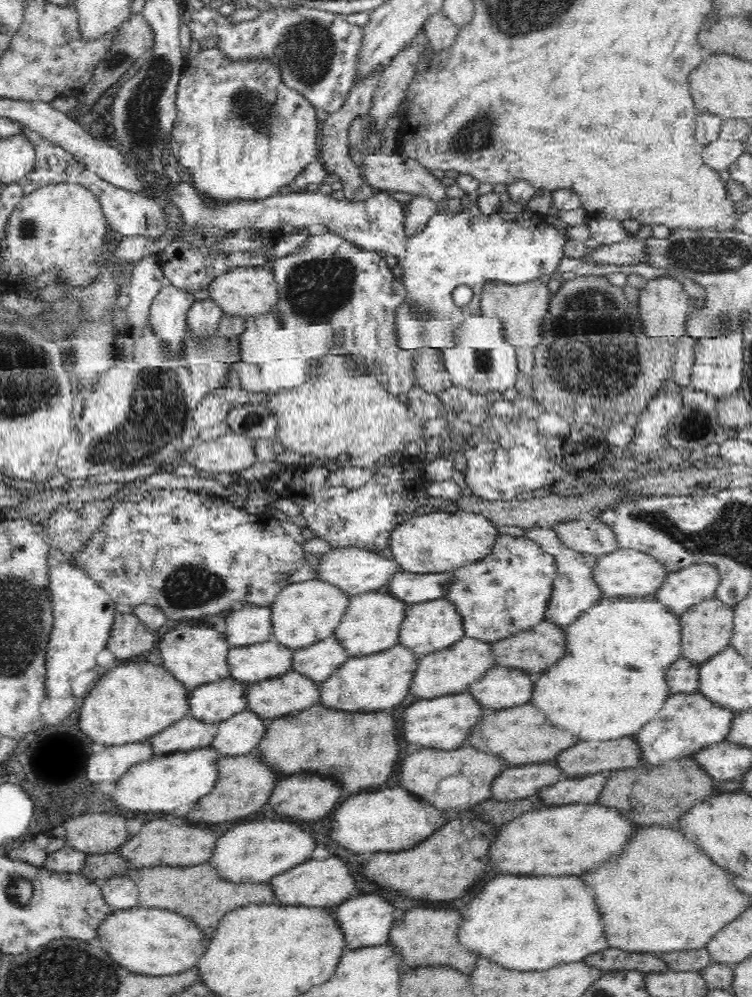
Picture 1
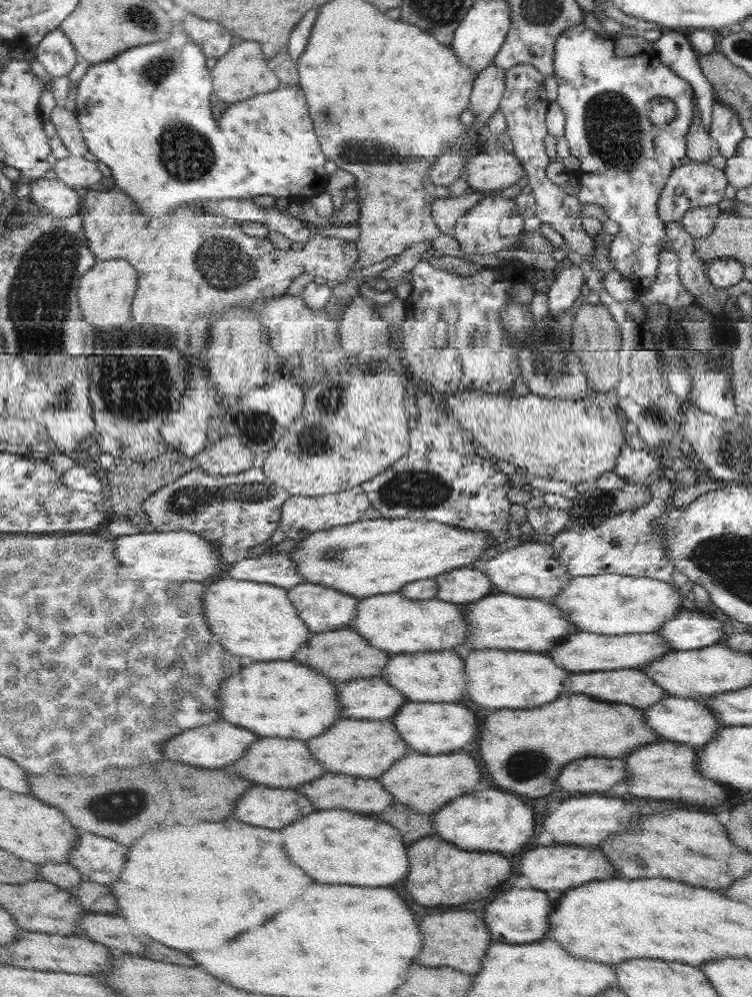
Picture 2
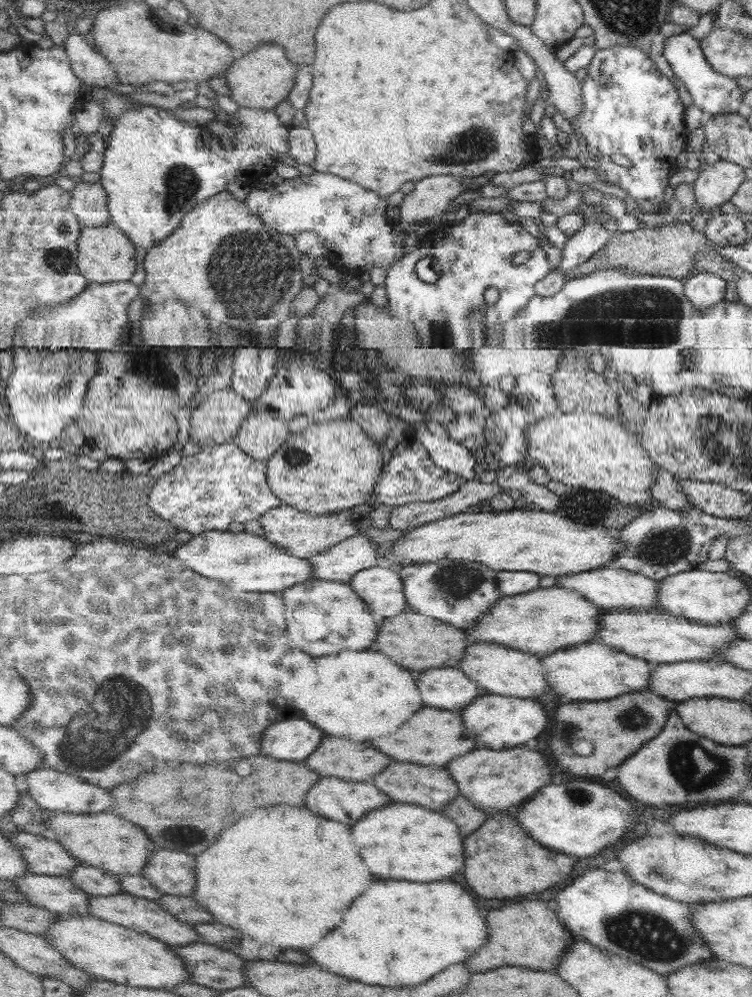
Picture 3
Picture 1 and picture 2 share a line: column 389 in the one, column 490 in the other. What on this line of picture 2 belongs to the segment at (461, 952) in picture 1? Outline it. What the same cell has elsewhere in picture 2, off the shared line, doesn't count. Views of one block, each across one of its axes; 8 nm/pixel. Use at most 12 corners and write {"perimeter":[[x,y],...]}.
{"perimeter":[[444,912],[420,924],[418,964],[470,976],[494,938],[483,914]]}

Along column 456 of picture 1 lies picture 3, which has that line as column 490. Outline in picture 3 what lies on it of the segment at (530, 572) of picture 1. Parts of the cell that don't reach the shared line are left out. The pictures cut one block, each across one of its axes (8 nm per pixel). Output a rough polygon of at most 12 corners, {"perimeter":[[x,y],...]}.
{"perimeter":[[484,563],[399,571],[411,610],[464,630],[504,595]]}

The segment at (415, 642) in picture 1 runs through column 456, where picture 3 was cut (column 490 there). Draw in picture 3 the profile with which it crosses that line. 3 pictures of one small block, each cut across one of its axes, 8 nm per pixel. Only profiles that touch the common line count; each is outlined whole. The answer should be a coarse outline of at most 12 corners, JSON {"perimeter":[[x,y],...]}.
{"perimeter":[[558,585],[503,595],[465,631],[546,658],[597,640],[603,611]]}

